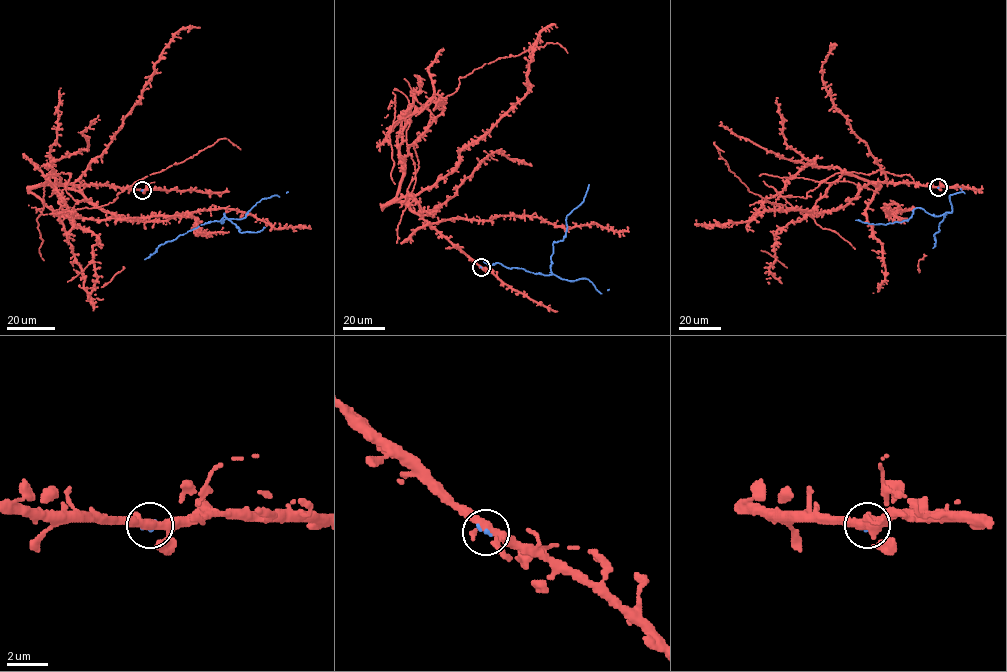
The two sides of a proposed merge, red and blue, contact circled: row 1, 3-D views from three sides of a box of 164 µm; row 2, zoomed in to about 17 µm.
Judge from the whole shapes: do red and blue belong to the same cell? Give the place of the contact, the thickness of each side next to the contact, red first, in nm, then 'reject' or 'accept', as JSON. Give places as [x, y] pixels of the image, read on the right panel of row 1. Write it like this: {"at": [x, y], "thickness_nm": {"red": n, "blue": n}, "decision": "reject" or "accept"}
{"at": [938, 187], "thickness_nm": {"red": 400, "blue": 190}, "decision": "accept"}

